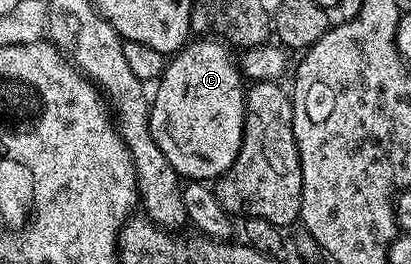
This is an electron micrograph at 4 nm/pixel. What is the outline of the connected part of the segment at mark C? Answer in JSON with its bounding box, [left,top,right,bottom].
[150,38,247,180]

